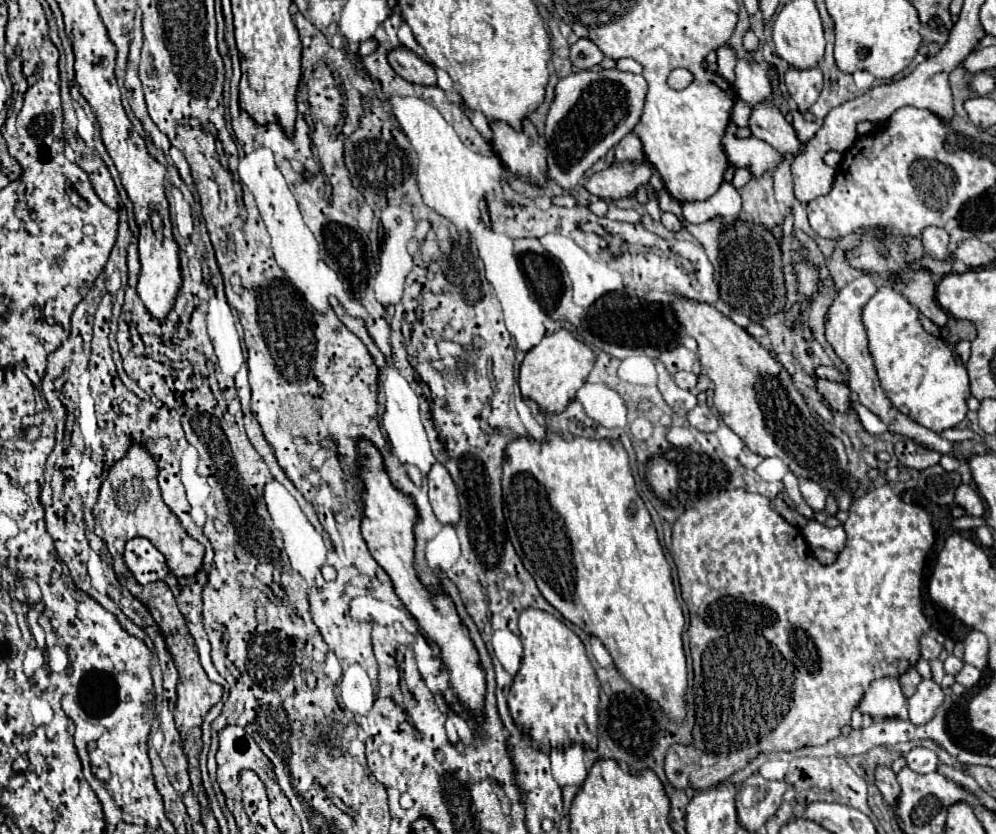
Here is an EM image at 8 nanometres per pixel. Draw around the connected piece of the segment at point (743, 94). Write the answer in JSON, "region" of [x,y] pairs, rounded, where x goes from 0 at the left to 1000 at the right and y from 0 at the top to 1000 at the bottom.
{"region":[[[744,71],[738,80],[740,95],[736,100],[736,107],[742,119],[750,121],[752,126],[762,126],[766,121],[774,121],[774,100],[770,92],[770,83],[766,83],[762,76]]]}

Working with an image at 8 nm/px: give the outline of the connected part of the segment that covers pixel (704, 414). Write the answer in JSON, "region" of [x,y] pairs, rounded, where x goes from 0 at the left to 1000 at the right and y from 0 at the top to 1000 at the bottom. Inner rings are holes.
{"region":[[[700,486],[696,493],[692,493],[690,505],[692,505],[694,512],[698,512],[702,517],[708,517],[708,519],[716,519],[716,517],[722,514],[722,505],[710,486]]]}

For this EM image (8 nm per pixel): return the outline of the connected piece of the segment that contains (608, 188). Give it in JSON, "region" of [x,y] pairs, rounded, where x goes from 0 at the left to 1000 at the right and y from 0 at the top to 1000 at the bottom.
{"region":[[[621,195],[621,198],[613,198],[601,207],[597,207],[595,212],[591,212],[591,217],[587,219],[587,227],[603,239],[626,239],[632,234],[638,234],[638,229],[652,219],[654,215],[654,205],[650,198],[646,195]]]}

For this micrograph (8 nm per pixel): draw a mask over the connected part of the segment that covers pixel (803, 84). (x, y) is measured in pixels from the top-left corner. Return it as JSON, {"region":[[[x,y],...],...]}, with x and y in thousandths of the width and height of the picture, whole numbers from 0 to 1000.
{"region":[[[792,80],[788,88],[788,102],[792,114],[802,126],[802,133],[808,135],[822,116],[826,104],[826,88],[822,80],[814,83],[798,83]]]}

